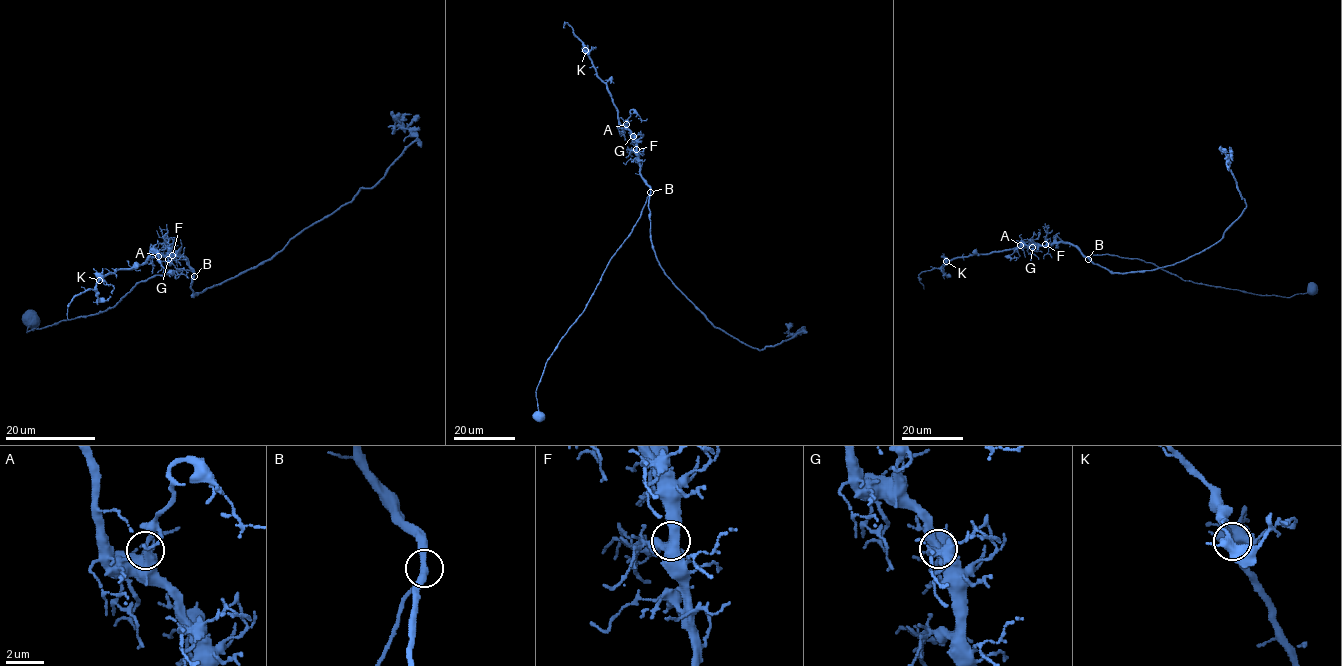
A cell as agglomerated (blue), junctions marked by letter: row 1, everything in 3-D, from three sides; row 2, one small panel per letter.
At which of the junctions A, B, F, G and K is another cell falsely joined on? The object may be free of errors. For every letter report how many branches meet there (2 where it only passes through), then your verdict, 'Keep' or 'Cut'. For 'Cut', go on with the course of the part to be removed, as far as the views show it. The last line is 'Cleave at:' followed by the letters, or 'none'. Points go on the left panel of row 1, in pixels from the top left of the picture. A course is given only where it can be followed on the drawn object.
A: Branches: 2. Keep
B: Branches: 3. Keep
F: Branches: 3. Keep
G: Branches: 6. Keep
K: Branches: 5. Keep
Cleave at: none

